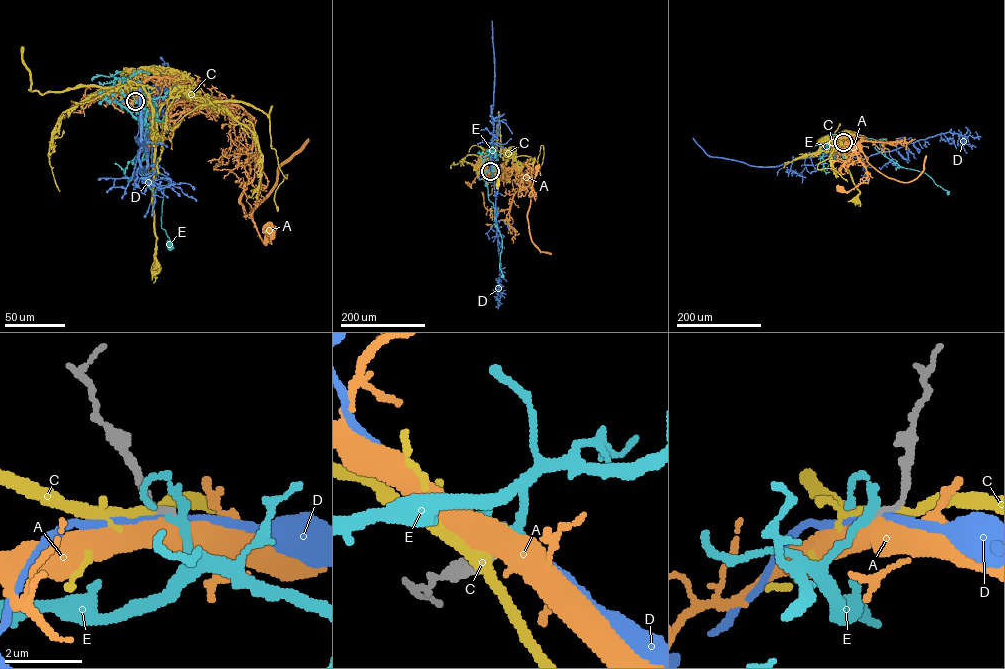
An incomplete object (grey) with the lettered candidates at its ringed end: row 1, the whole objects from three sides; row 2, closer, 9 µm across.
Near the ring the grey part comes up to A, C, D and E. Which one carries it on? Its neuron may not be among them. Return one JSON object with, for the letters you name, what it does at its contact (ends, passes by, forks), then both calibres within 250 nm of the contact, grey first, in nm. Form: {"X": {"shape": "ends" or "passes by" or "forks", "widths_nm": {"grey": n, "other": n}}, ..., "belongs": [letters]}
{"E": {"shape": "passes by", "widths_nm": {"grey": 180, "other": 200}}, "belongs": ["E"]}

